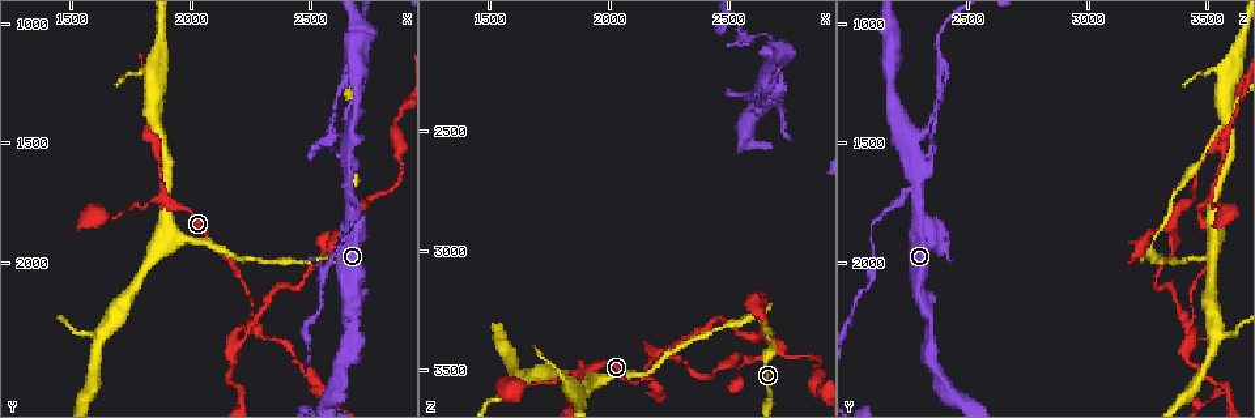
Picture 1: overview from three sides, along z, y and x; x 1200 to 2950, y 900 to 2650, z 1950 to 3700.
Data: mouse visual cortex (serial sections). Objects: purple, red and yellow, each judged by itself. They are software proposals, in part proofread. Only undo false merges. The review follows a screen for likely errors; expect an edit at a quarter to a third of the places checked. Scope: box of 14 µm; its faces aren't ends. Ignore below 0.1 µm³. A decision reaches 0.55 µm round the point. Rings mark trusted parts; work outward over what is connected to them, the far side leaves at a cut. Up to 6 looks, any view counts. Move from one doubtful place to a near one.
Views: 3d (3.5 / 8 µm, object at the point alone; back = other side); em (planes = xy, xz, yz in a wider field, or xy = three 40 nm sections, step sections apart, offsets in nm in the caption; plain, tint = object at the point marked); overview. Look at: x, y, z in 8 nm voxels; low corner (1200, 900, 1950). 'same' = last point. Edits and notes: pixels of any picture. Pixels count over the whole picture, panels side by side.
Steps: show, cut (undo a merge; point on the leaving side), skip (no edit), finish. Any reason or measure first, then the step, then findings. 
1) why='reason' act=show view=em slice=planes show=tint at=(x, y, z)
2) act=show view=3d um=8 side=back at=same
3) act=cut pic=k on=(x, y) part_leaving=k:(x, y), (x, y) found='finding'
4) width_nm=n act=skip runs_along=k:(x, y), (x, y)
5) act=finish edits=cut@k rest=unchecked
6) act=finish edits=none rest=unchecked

act=show view=3d um=3.5 at=(1910, 1750, 3500)

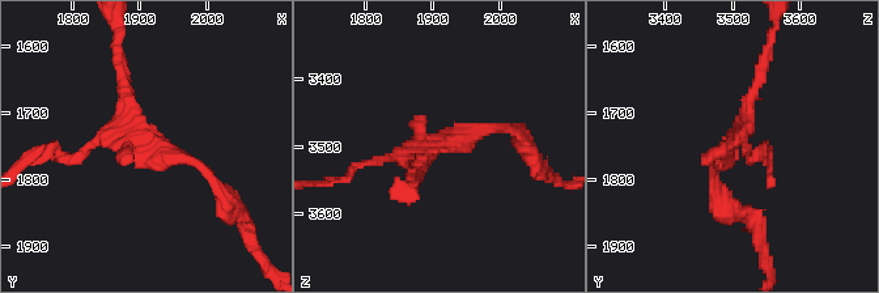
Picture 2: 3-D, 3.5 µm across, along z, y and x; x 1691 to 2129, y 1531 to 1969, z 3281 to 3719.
why='now the EM' act=show view=em slice=xy step=2 show=tint at=(1920, 1745, 3495)

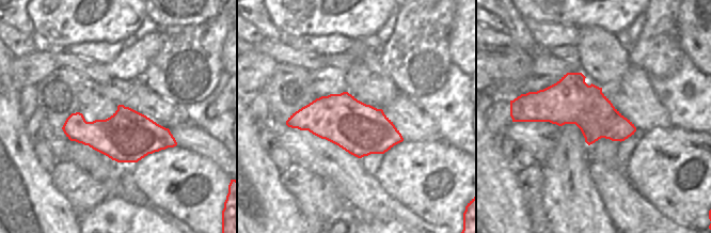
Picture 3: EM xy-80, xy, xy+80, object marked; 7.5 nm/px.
why='another direction' act=show view=em slice=xy step=5 show=tint at=same

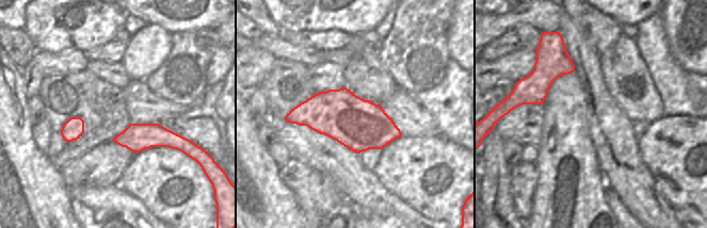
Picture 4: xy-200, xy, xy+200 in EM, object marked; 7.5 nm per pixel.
act=skip runs_along=2:(223, 194), (195, 161), (114, 134), (83, 153) found='continuous, no second cell'

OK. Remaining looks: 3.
why='calibre changes' act=show view=3d um=8 at=(2260, 2240, 3430)

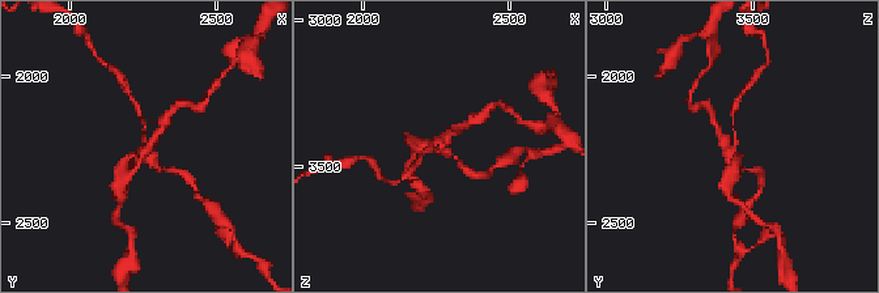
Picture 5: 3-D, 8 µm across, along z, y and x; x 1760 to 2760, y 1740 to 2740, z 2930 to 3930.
why='shape alone is not enough' act=show view=em slice=xy step=1 show=tint at=(2270, 2240, 3430)

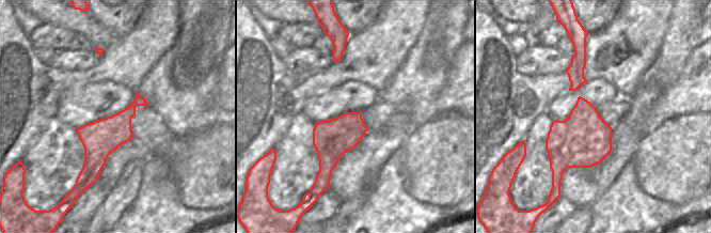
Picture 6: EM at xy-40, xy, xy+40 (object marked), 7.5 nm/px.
width_nm=280 act=cut pic=5 on=(123, 174) part_leaving=5:(148, 148), (175, 107) found='two cells meet here'

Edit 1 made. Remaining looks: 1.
act=finish edits=cut@5 rest=unchecked

